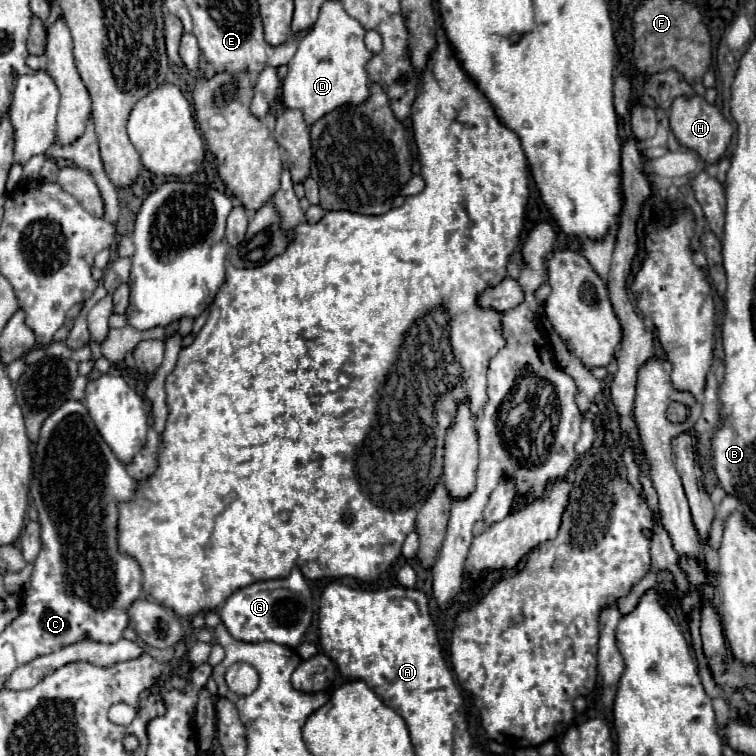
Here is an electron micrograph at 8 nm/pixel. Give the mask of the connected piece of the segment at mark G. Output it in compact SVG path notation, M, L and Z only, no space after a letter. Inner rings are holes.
M294 568L292 574L286 578L286 582L268 580L268 582L256 582L256 584L236 590L220 608L220 618L236 640L244 640L244 642L272 640L276 644L296 648L302 640L302 634L306 632L306 628L310 624L310 616L306 612L302 598L306 600L306 604L310 604L312 592L310 592L308 582L302 576L302 572L298 568Z

